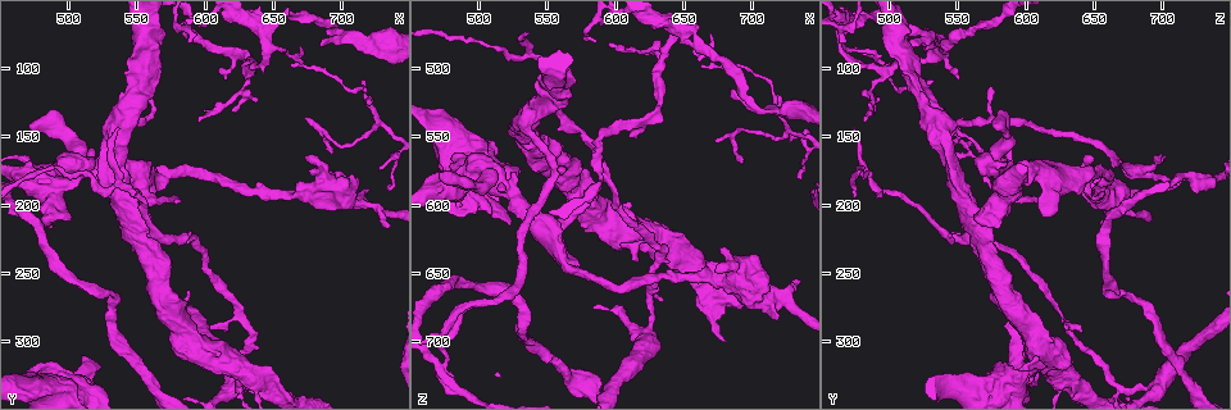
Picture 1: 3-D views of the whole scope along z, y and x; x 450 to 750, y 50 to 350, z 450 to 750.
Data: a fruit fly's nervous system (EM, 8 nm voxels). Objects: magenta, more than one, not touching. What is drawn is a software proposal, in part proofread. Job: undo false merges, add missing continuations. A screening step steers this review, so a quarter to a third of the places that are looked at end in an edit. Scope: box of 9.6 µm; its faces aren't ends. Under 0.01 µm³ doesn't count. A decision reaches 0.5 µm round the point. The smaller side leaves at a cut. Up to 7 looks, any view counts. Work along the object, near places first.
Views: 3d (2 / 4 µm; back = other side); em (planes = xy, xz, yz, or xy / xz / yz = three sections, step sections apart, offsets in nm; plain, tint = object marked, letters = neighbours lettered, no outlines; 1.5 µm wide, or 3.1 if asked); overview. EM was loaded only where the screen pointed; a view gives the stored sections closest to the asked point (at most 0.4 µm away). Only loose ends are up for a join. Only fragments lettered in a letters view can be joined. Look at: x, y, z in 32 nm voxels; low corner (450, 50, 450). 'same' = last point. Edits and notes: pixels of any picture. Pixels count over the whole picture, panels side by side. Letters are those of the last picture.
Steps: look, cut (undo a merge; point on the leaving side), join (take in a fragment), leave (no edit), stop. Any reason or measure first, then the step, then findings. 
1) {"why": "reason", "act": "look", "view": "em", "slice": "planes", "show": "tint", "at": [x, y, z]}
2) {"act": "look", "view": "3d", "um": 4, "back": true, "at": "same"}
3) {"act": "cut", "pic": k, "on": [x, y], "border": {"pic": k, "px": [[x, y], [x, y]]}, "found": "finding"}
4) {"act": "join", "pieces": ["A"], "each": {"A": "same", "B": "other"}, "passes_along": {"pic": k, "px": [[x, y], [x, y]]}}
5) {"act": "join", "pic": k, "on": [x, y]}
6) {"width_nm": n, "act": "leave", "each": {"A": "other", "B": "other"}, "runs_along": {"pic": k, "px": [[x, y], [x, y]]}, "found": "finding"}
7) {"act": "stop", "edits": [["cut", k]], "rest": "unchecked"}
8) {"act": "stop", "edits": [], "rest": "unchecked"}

{"why": "free end", "act": "look", "view": "em", "um": 3.1, "slice": "planes", "show": "letters", "at": [684, 82, 518]}

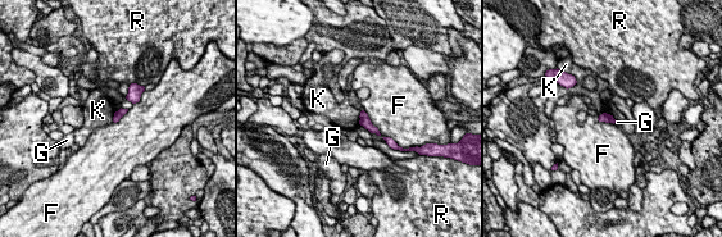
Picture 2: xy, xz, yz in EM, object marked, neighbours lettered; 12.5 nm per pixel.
{"act": "leave", "each": {"F": "other", "G": "other", "K": "other", "R": "other"}, "border": {"pic": 2, "px": [[362, 110], [358, 123]]}, "found": "no lettered fragment goes on from it"}

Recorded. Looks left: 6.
{"why": "abrupt turn", "act": "look", "view": "3d", "um": 2, "at": [632, 100, 496]}

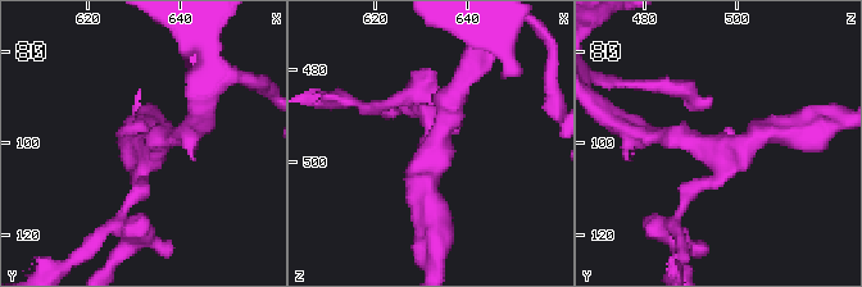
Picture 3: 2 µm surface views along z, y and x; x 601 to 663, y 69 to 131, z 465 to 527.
{"act": "look", "view": "em", "slice": "planes", "show": "letters", "at": [634, 102, 495]}

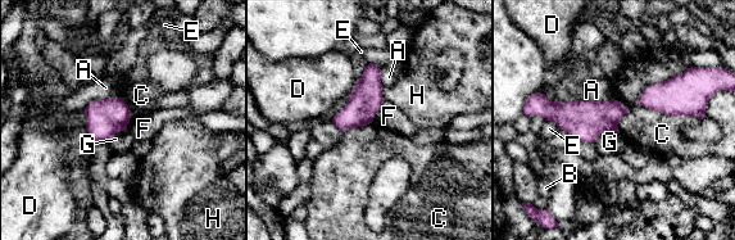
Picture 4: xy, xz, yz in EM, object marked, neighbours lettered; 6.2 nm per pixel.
{"width_nm": 200, "act": "leave", "each": {"A": "other", "B": "other", "C": "other", "D": "other", "E": "other", "F": "other", "G": "other", "H": "other"}, "found": "all the same neuron"}

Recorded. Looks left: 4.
{"why": "thick end", "act": "look", "view": "em", "slice": "planes", "show": "letters", "at": [480, 212, 574]}

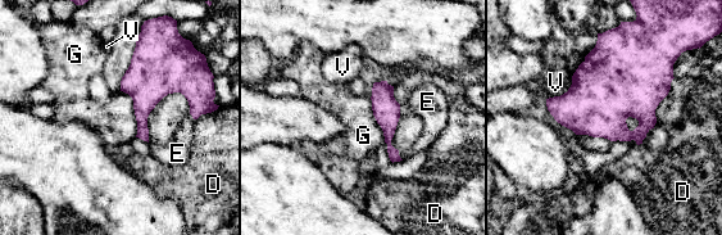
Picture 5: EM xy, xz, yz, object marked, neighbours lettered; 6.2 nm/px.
{"act": "join", "pieces": ["E"], "each": {"D": "other", "E": "same", "G": "other", "V": "other"}, "found": "the neuron continues"}

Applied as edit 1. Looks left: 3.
{"act": "stop", "edits": [["join", 5]], "rest": "unchecked"}

